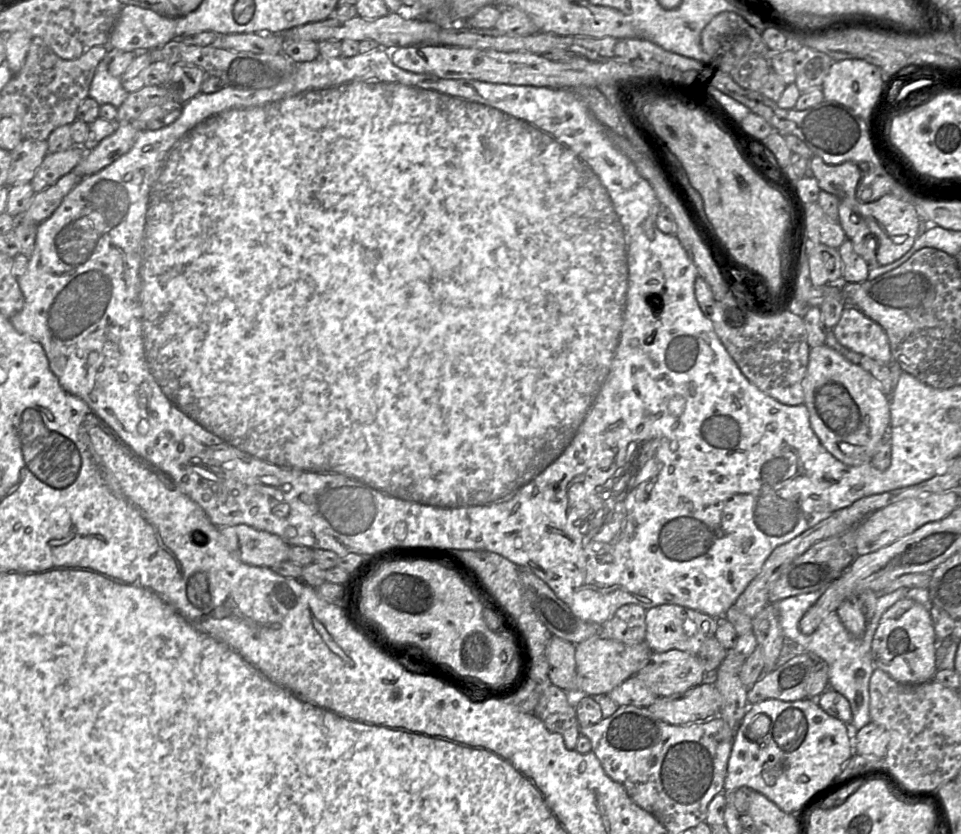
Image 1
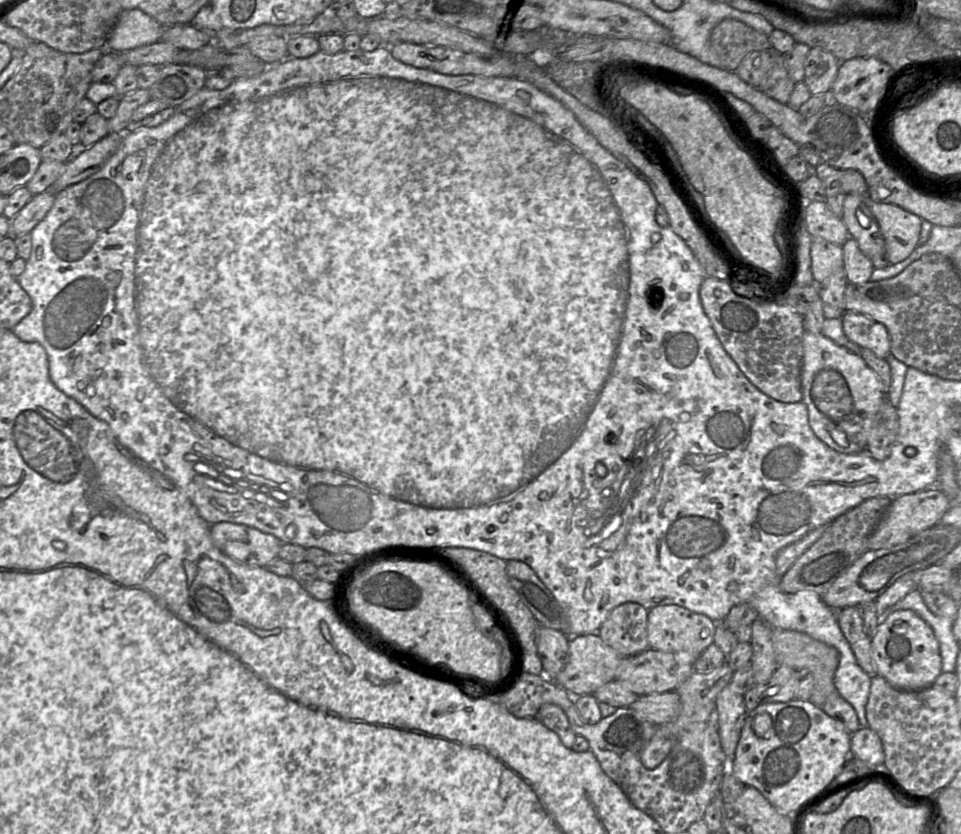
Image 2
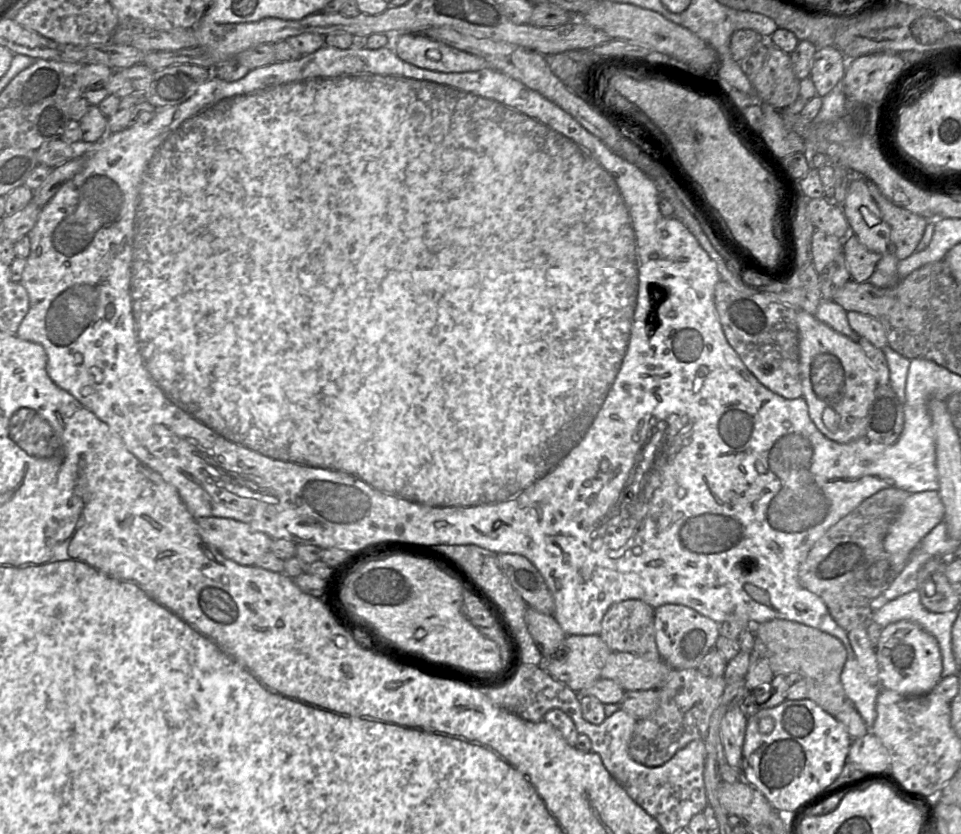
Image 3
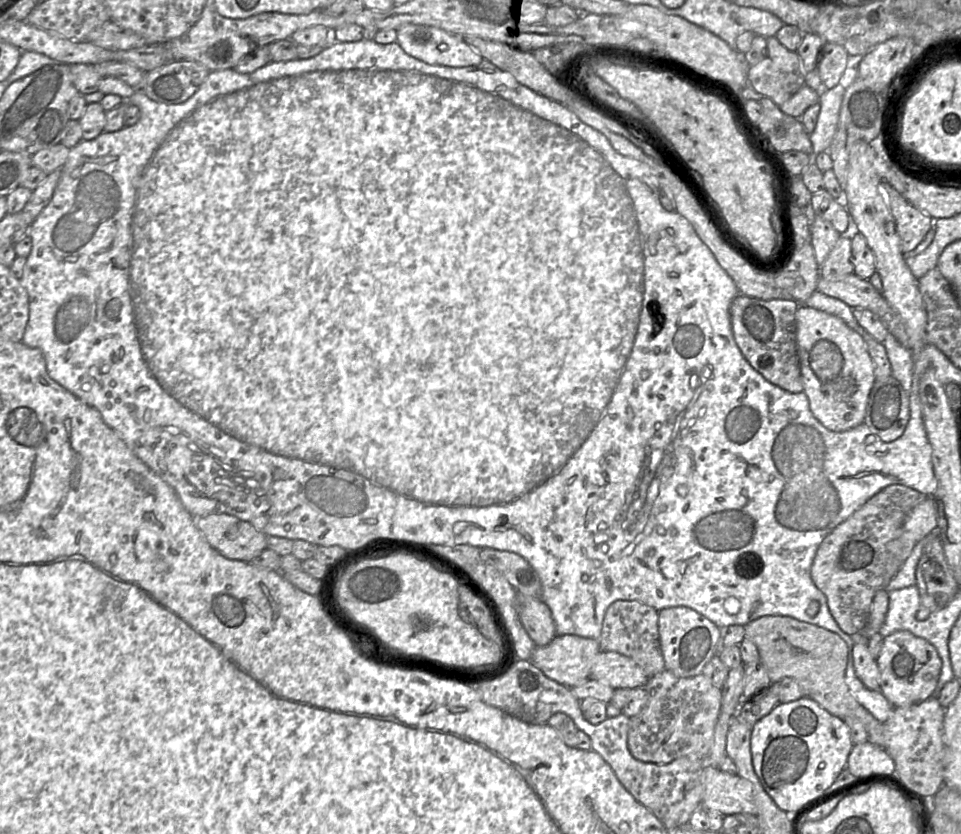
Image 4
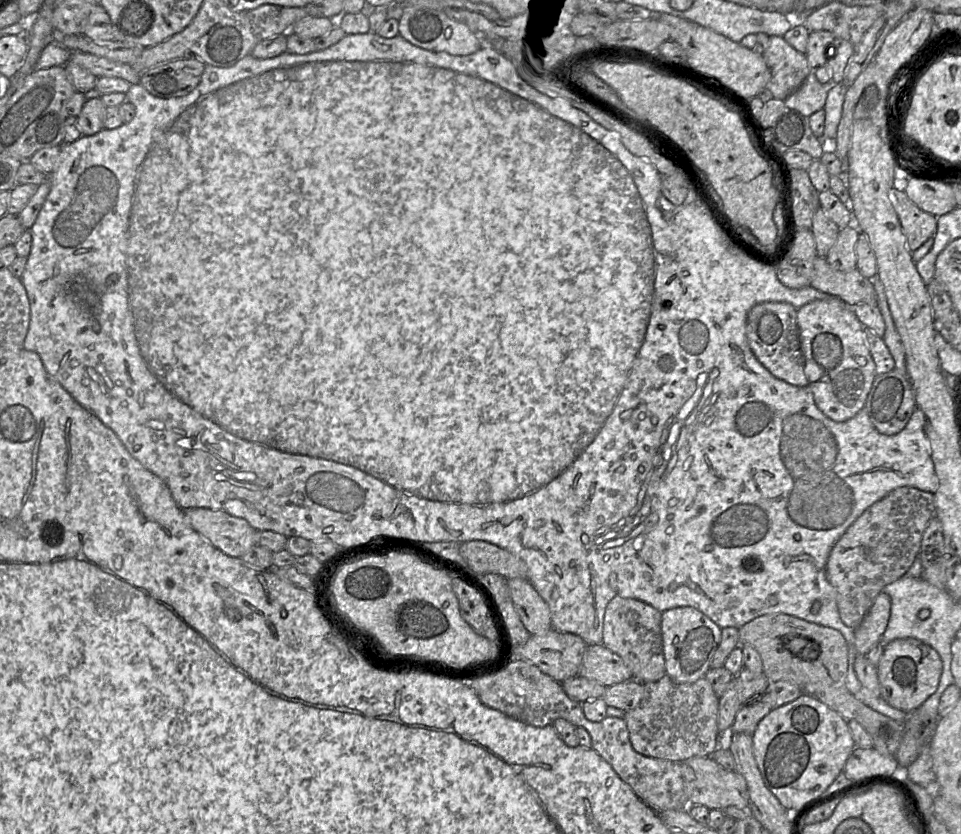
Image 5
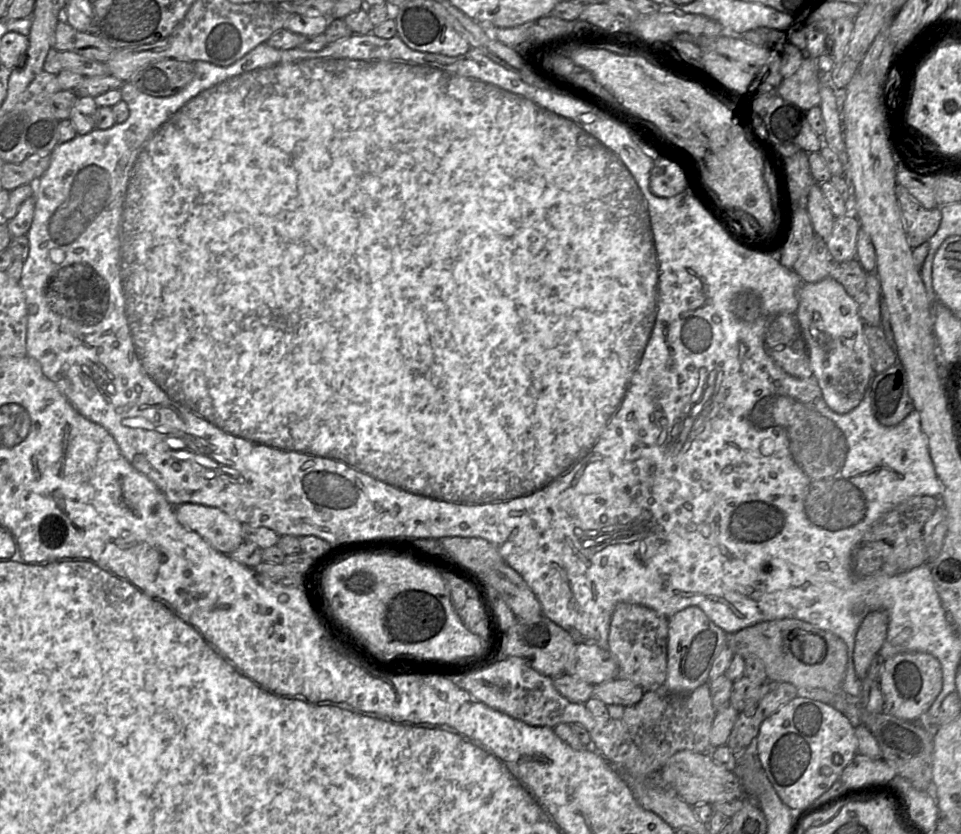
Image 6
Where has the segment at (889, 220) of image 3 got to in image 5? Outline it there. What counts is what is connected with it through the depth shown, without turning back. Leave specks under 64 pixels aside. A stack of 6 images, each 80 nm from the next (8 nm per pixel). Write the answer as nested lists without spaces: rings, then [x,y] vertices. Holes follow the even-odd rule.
[[[892,188],[891,203],[899,218],[909,251],[915,251],[931,236],[935,237],[937,217],[918,208],[905,192]]]

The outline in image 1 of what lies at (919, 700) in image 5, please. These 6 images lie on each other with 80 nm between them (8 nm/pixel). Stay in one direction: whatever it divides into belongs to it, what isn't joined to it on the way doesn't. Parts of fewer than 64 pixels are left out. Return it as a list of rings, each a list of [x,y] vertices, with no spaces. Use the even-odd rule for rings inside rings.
[[[904,597],[882,615],[872,639],[875,668],[903,684],[920,684],[933,680],[938,668],[935,661],[937,639],[928,608]]]

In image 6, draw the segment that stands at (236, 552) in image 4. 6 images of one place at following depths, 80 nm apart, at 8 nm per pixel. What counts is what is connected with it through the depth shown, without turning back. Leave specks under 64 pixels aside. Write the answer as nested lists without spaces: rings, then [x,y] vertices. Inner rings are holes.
[[[196,503],[173,506],[182,526],[223,554],[230,554],[244,541],[243,524],[218,508]]]

